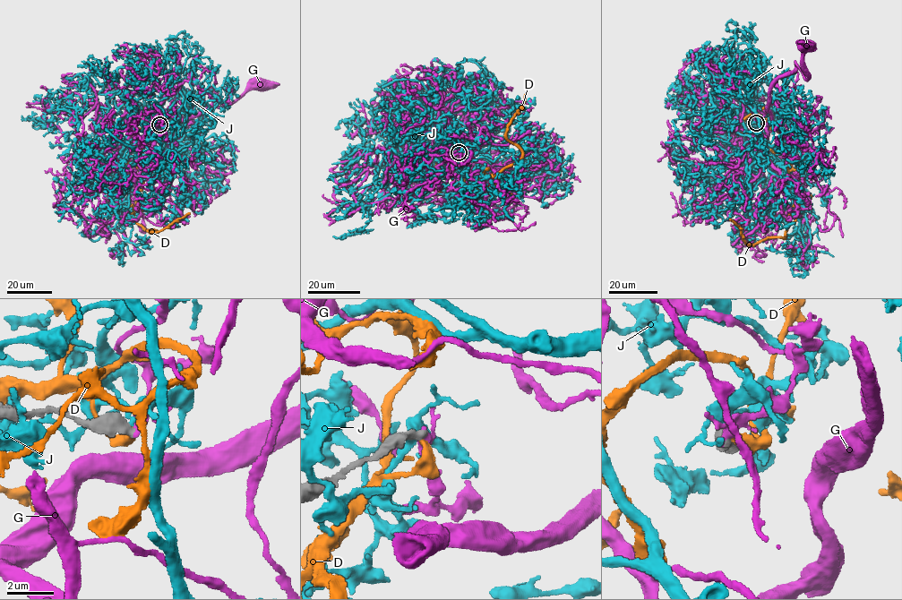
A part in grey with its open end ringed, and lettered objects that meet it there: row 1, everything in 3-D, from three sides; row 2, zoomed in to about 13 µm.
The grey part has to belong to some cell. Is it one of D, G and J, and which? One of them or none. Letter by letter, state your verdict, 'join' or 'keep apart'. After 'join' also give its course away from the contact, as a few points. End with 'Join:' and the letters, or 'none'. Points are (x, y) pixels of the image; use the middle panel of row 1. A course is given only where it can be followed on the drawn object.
D: keep apart
G: keep apart
J: keep apart
Join: none

